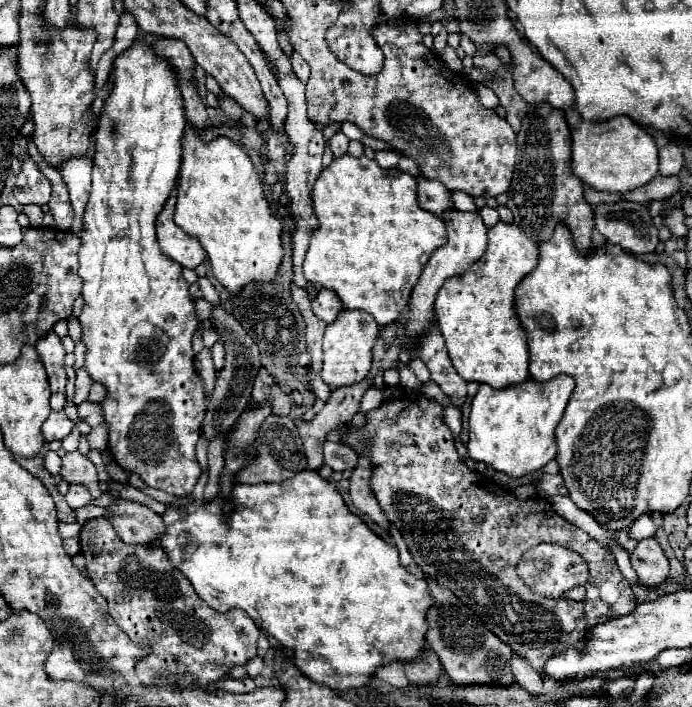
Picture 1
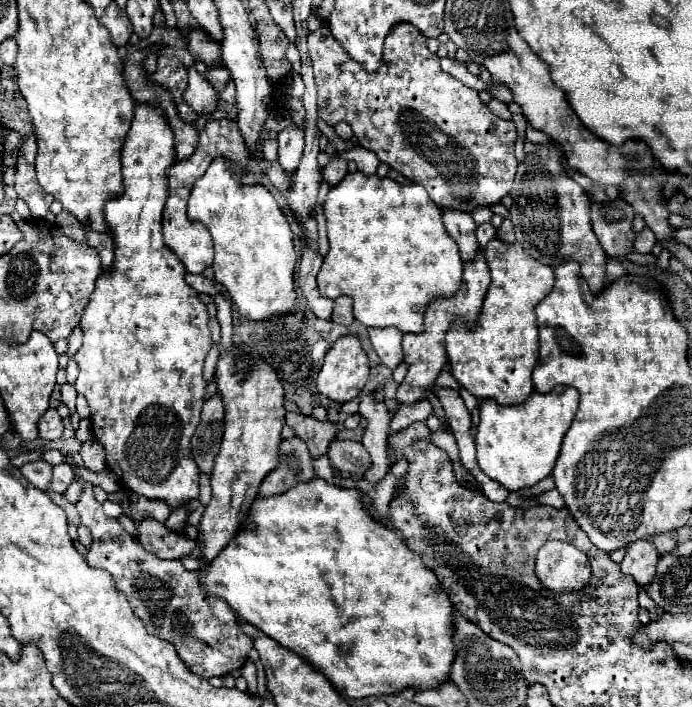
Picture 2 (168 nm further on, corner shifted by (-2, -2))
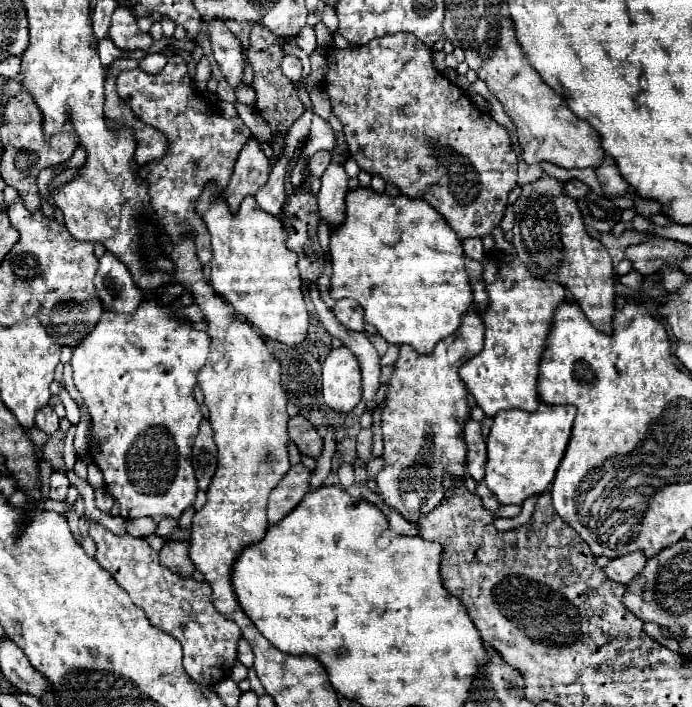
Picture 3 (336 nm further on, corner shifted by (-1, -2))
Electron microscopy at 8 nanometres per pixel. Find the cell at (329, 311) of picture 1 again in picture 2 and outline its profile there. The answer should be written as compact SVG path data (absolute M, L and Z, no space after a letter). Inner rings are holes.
M339 296L335 300L335 314L333 314L333 322L337 324L343 324L343 326L349 326L353 324L353 302L351 298L347 296Z

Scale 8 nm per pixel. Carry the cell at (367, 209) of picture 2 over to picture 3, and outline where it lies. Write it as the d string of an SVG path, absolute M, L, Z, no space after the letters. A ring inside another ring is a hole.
M372 188L348 190L348 194L346 194L344 222L340 226L332 228L332 232L330 232L330 256L332 256L332 280L330 280L332 286L328 290L330 292L330 298L332 300L340 300L340 298L352 298L352 300L356 300L364 308L364 322L372 324L386 342L390 342L390 344L410 344L420 354L430 354L434 350L436 342L440 342L442 338L446 338L448 334L452 334L458 328L458 324L460 324L460 316L474 302L472 300L470 280L468 280L468 276L464 272L462 242L458 240L458 236L454 234L454 230L450 230L450 226L442 218L442 214L438 214L438 210L434 210L432 206L426 206L426 202L422 202L420 198L418 198L418 202L414 202L412 198L406 198L404 194L388 196L388 194L378 194Z

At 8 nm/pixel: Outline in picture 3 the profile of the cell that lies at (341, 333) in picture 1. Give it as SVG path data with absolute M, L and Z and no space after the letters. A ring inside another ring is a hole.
M346 346L334 348L322 364L322 396L338 412L350 412L362 398L360 368Z

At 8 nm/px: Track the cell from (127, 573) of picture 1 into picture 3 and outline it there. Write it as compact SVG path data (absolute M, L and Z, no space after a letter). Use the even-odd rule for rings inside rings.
M92 522L90 538L96 542L96 560L112 578L130 594L132 602L140 606L158 630L174 636L184 650L184 670L202 686L214 686L228 678L238 656L238 642L242 632L232 620L226 620L214 610L210 584L182 578L158 562L158 552L150 548L144 538L130 534L116 536L104 526Z

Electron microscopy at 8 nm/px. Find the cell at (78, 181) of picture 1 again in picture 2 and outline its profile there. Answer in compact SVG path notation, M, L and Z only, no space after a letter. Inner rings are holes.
M85 226L85 230L87 230L89 246L97 248L97 252L99 252L99 256L103 260L103 270L111 270L111 266L113 266L113 250L115 250L113 248L113 238L109 234L105 234L105 232L95 232L89 226Z

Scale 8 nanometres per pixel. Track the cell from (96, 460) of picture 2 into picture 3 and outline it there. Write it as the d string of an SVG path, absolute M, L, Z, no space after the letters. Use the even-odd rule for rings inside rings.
M90 460L90 462L88 462L88 482L90 482L94 488L102 488L102 486L104 486L102 472L94 466L94 460Z

